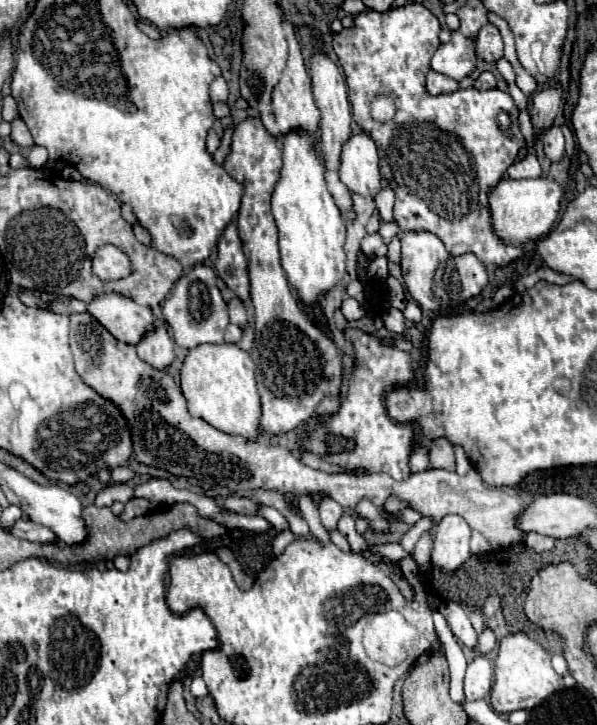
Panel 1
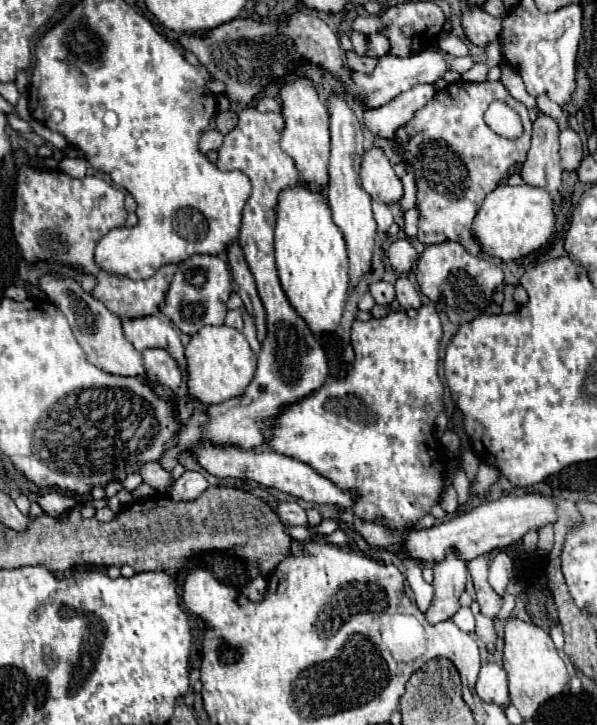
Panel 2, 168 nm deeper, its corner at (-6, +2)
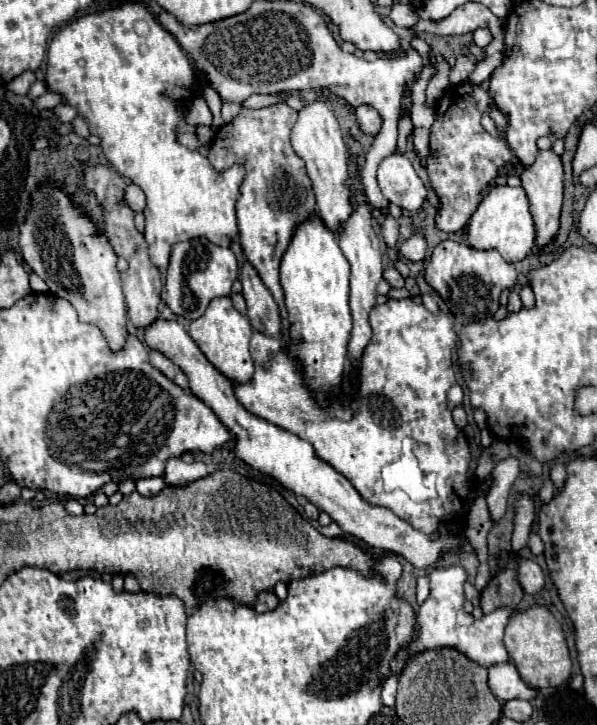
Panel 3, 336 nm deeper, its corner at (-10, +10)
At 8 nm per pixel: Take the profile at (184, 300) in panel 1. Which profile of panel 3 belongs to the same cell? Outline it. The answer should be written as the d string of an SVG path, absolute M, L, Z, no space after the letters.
M192 238L178 242L172 246L168 274L164 282L166 304L176 316L196 320L204 314L212 298L230 294L236 276L238 276L238 262L230 248L216 246L206 238Z

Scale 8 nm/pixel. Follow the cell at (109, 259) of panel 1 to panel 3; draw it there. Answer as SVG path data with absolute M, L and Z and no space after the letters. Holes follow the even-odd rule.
M124 4L122 8L110 8L98 14L86 14L76 22L60 28L52 38L48 50L46 84L50 90L60 92L66 104L78 108L80 116L88 122L90 132L102 138L102 150L106 158L116 166L116 170L130 178L146 192L146 232L150 260L154 266L168 266L170 248L176 242L204 236L218 246L230 246L232 238L238 234L236 226L236 200L238 188L244 180L244 168L234 164L226 172L216 172L208 158L196 150L188 150L176 142L176 126L182 120L178 106L192 94L184 94L194 84L194 70L178 46L174 36L160 26L160 22L142 4ZM144 20L148 24L148 34L138 36L134 24Z

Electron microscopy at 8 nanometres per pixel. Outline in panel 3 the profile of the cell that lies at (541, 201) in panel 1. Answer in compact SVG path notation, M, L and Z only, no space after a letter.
M494 186L490 194L478 204L468 224L468 244L476 250L498 250L508 262L520 262L534 246L536 230L528 210L528 198L522 186Z

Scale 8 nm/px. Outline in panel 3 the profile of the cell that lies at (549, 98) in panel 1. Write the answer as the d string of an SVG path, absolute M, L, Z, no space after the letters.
M538 152L538 158L532 166L524 168L524 172L520 174L522 180L522 188L528 196L528 204L530 204L530 212L532 212L532 220L536 224L536 250L542 250L544 246L548 246L556 232L558 232L558 220L560 220L560 208L562 208L562 162L560 158L552 152Z

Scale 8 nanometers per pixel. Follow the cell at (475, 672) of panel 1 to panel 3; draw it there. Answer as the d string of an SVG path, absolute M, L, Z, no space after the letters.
M510 662L508 664L496 664L488 670L488 686L500 702L506 702L506 700L512 700L512 698L532 700L540 694L538 690L524 684L516 666L510 664Z

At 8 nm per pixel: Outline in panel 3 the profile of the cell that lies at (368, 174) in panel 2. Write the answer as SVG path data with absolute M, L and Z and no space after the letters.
M390 154L378 166L378 184L388 202L416 212L428 198L428 188L404 154Z

